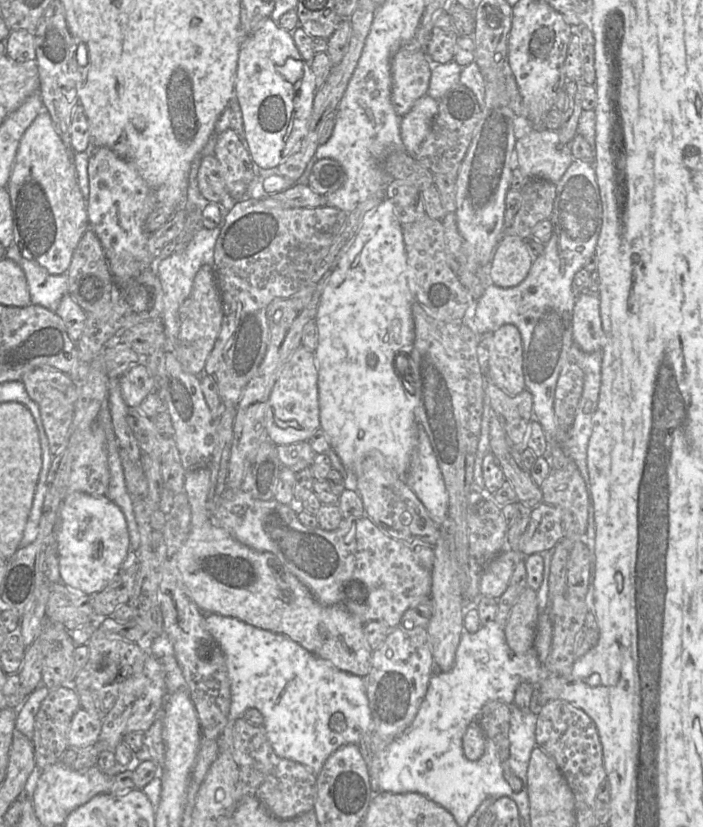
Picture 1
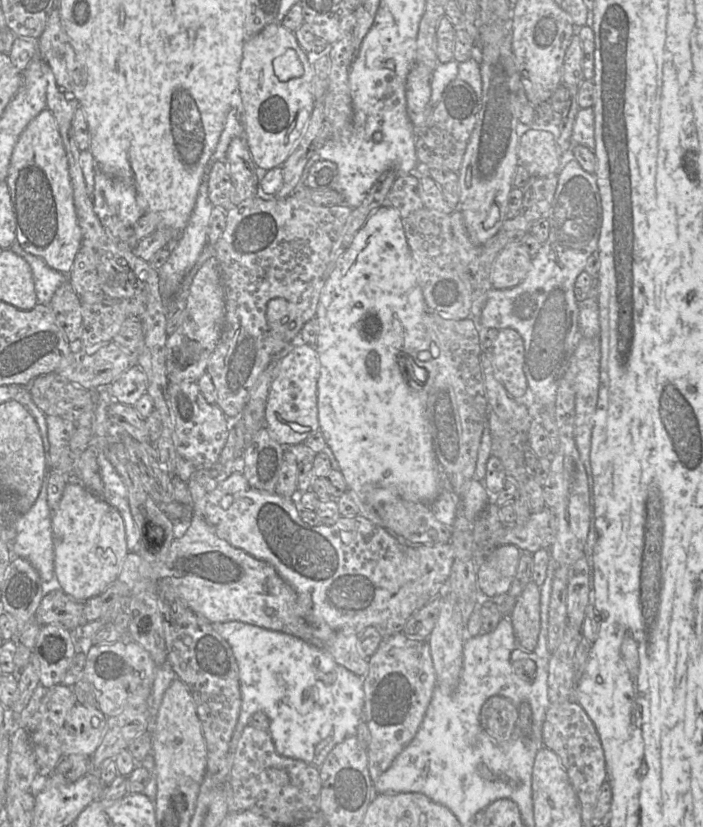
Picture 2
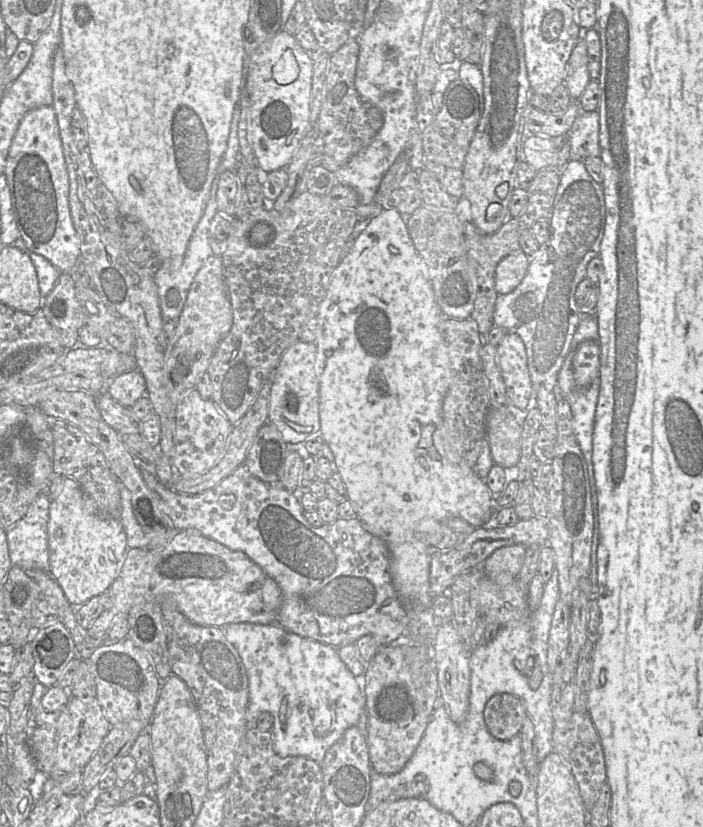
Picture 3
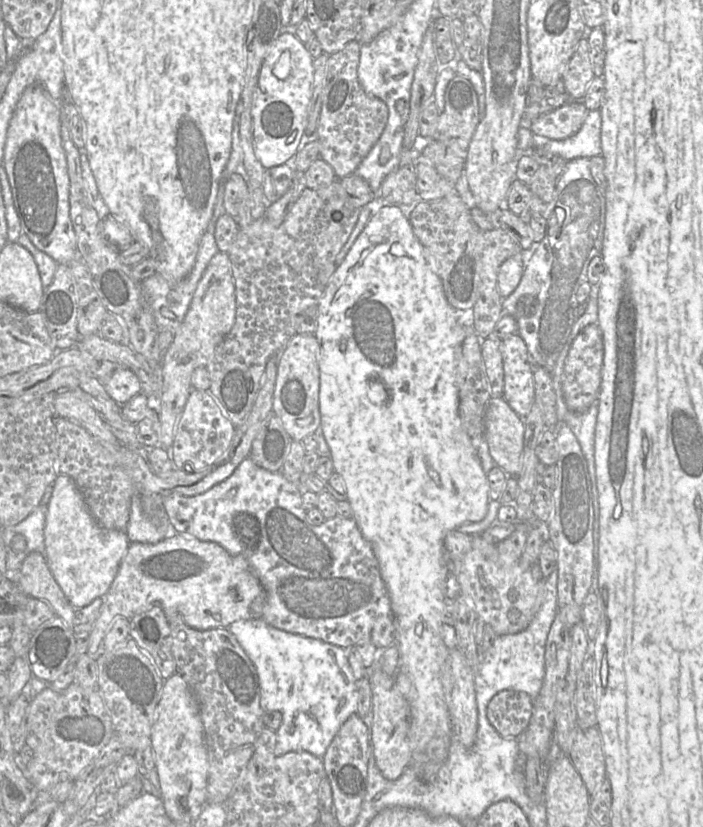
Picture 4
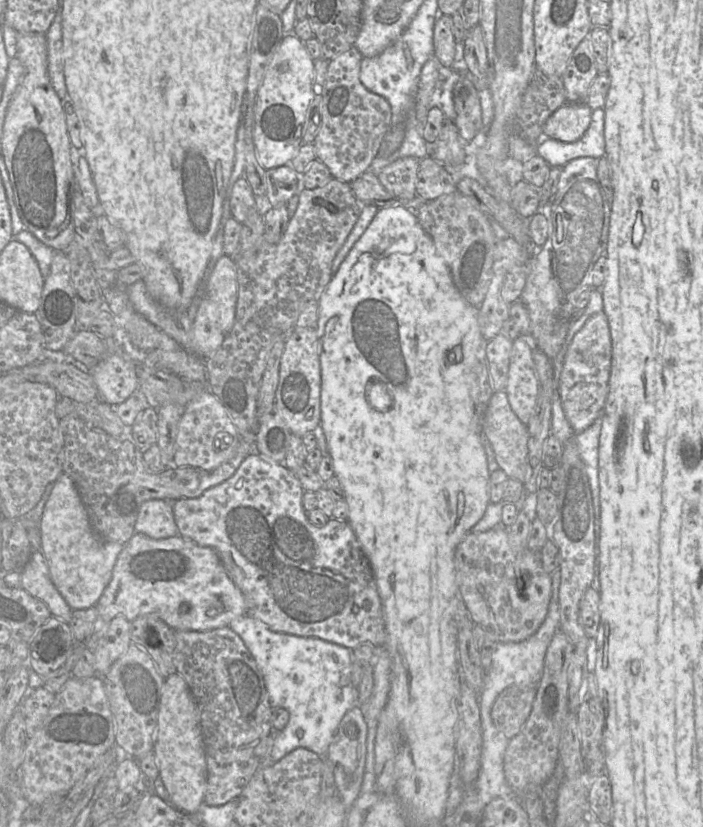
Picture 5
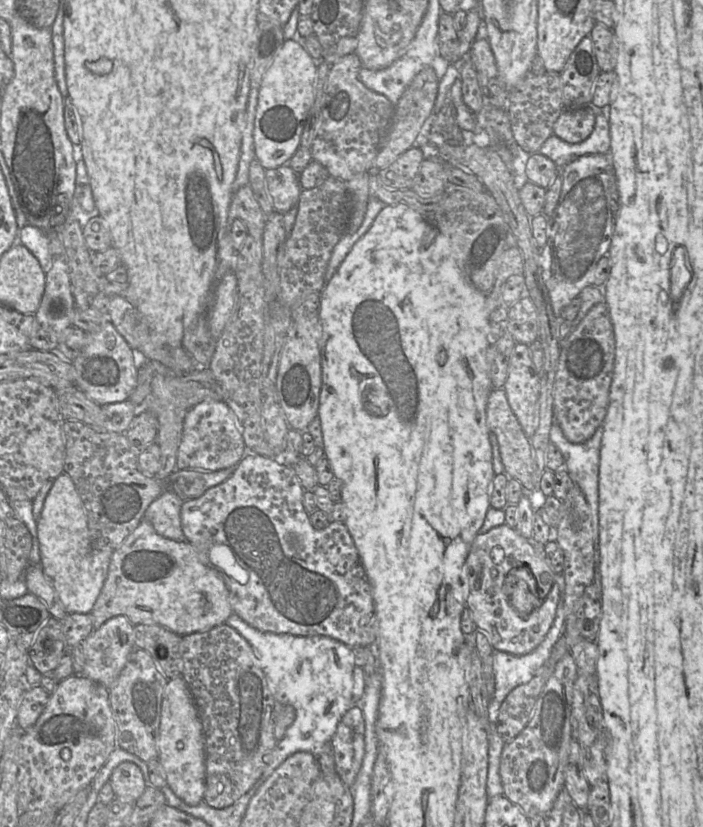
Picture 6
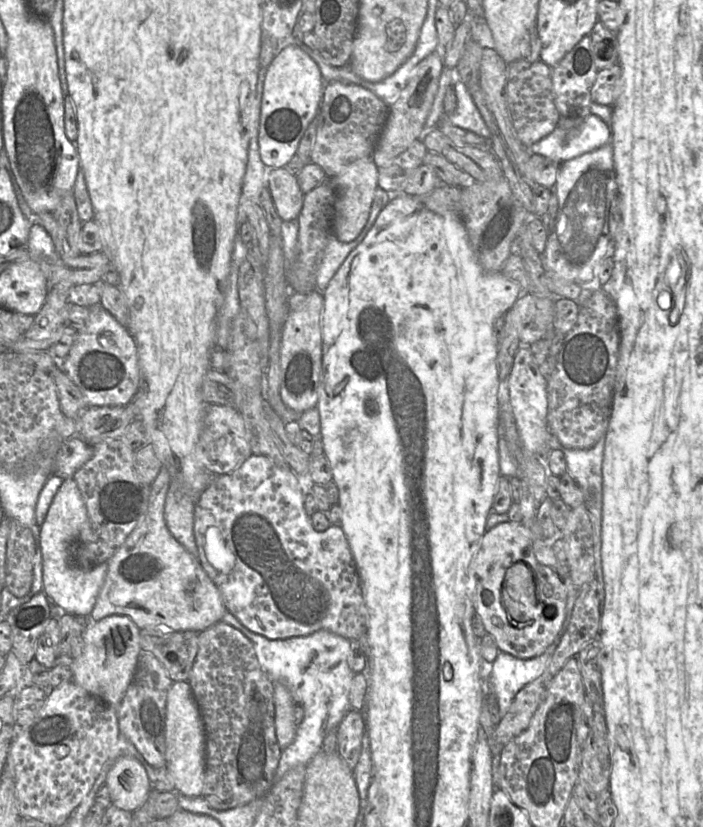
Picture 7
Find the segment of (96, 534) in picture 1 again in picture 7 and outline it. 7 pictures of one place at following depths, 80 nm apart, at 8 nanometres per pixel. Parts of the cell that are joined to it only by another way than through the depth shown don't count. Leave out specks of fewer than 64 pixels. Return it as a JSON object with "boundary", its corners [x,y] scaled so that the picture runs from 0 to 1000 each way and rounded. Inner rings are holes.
{"boundary":[[[91,579],[57,636],[57,659],[61,676],[61,715],[73,729],[88,735],[94,742],[127,746],[147,709],[154,681],[119,687],[102,675],[112,653],[124,618],[115,596],[104,579]]]}

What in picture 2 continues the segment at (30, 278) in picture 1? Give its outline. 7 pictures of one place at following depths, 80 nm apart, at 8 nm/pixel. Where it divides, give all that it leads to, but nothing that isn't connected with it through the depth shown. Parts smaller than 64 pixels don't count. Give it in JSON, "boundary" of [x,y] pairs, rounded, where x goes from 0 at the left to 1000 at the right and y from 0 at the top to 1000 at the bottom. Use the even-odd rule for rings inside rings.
{"boundary":[[[23,293],[13,301],[36,313],[43,320],[53,365],[70,369],[78,352],[97,337],[97,333],[71,324],[58,312],[36,305]]]}

